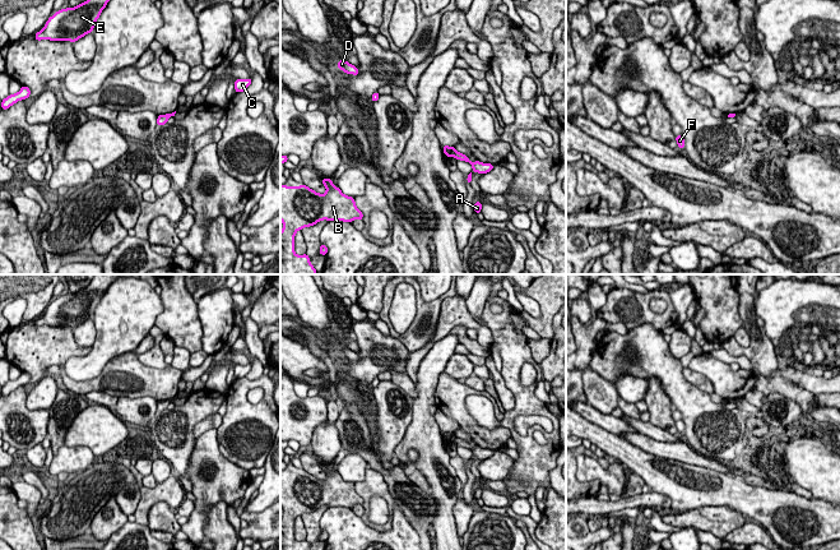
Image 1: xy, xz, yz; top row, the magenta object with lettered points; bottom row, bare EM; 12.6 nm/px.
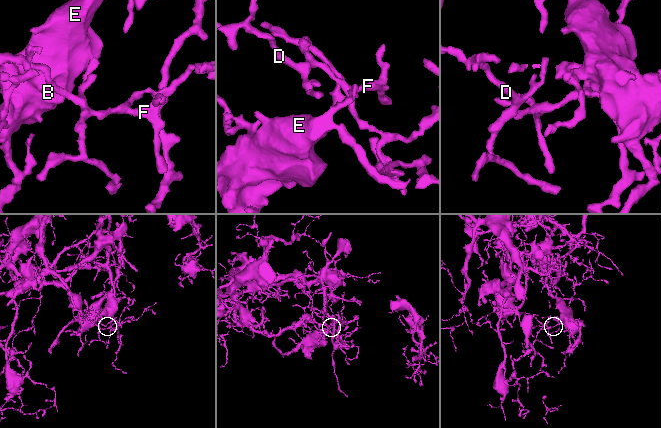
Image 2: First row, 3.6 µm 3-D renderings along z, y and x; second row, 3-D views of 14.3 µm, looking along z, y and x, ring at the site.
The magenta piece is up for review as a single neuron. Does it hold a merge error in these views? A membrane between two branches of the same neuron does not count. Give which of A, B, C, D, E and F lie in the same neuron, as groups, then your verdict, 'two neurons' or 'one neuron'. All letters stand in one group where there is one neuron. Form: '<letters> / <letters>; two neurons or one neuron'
A B C E / D F; two neurons

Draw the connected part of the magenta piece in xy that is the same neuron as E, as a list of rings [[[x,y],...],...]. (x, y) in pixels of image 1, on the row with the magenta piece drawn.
[[[87,0],[74,8],[57,10],[45,27],[34,34],[37,41],[75,42],[93,32],[94,24],[110,0]]]

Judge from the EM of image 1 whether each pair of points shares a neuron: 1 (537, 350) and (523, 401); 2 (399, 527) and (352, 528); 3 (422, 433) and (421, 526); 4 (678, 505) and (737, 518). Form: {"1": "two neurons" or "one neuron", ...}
{"1": "two neurons", "2": "one neuron", "3": "two neurons", "4": "two neurons"}

